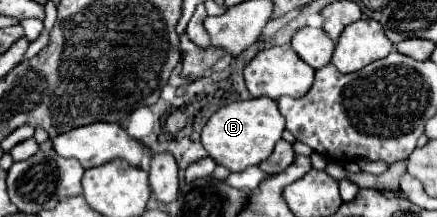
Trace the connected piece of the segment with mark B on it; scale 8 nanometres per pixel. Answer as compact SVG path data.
M257 97L247 101L233 101L223 105L201 131L201 143L207 155L217 163L227 167L229 171L243 171L251 165L259 165L271 153L275 143L281 139L281 131L285 129L285 119L281 117L277 103L269 97Z

